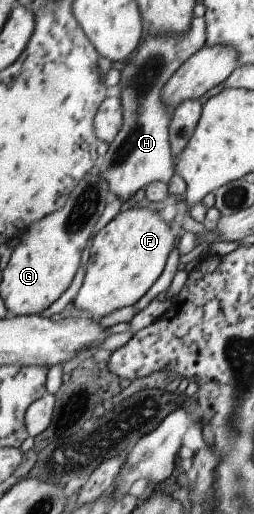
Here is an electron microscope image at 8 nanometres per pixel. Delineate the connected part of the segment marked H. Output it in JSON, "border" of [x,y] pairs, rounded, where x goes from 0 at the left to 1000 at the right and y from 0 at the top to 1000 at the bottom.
{"border":[[[795,31],[760,33],[744,56],[720,66],[583,70],[516,103],[469,140],[469,195],[484,228],[476,249],[425,280],[413,302],[390,307],[374,333],[417,354],[441,379],[472,391],[496,391],[551,364],[591,354],[657,358],[689,337],[661,267],[669,210],[638,204],[630,175],[717,123],[803,89],[803,78],[807,37]]]}

